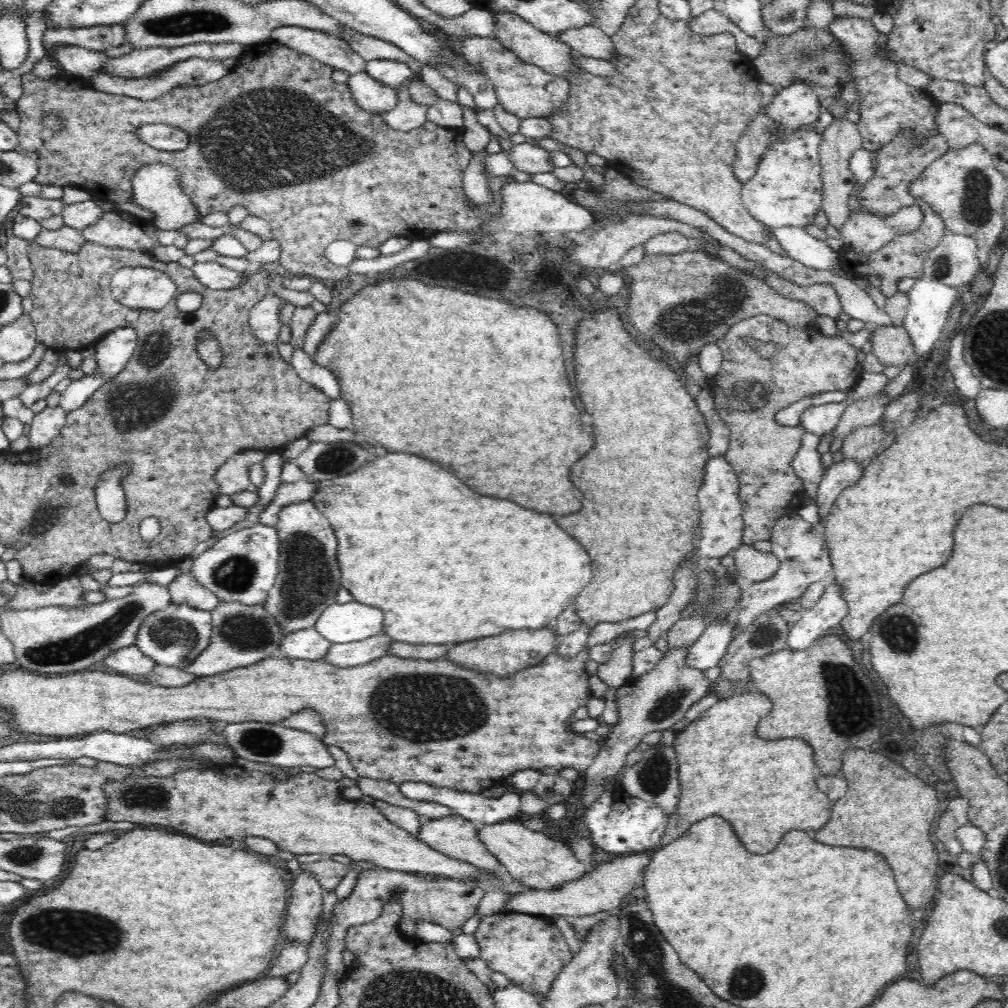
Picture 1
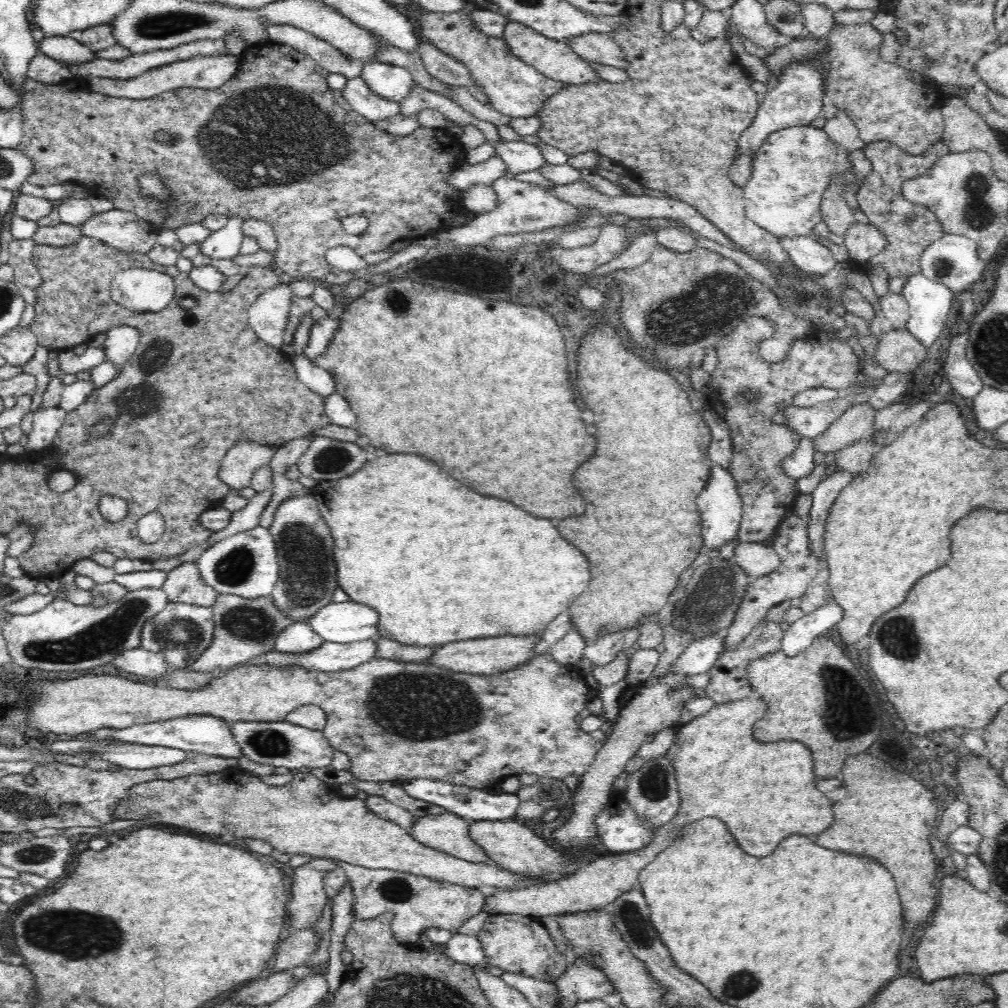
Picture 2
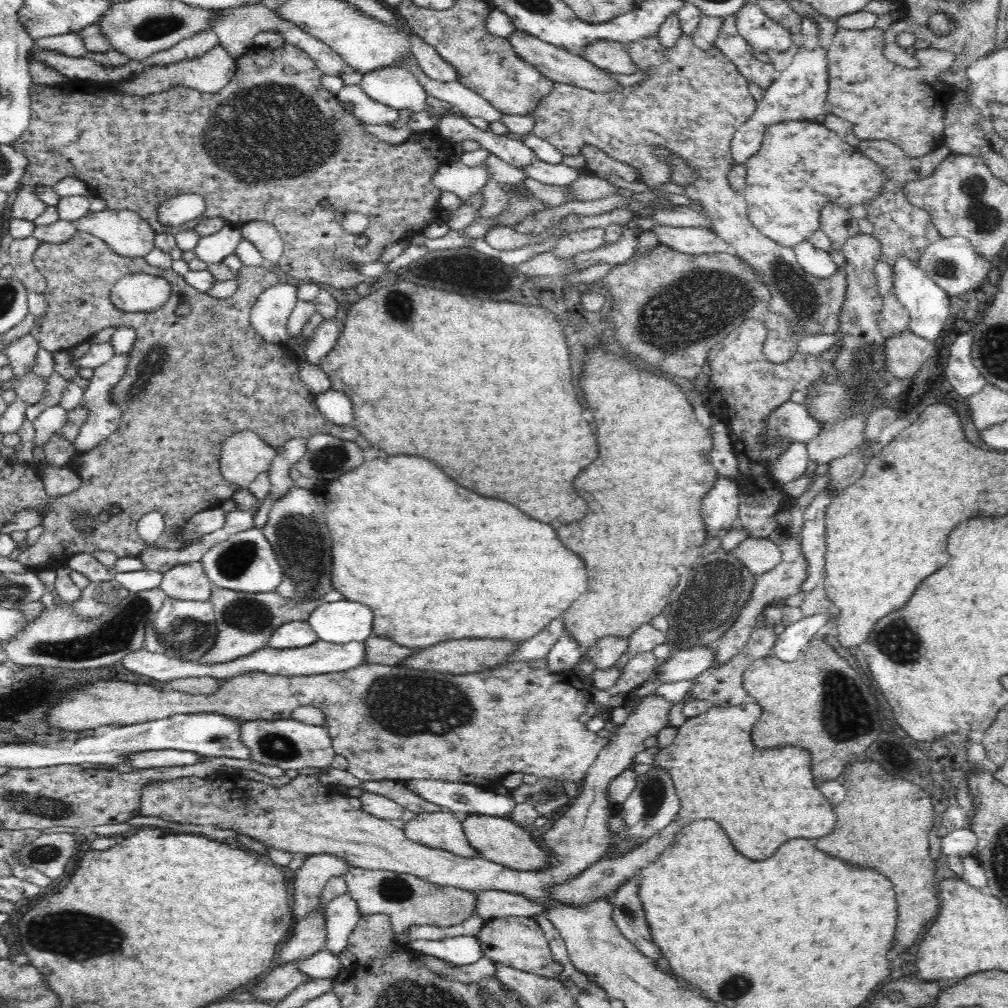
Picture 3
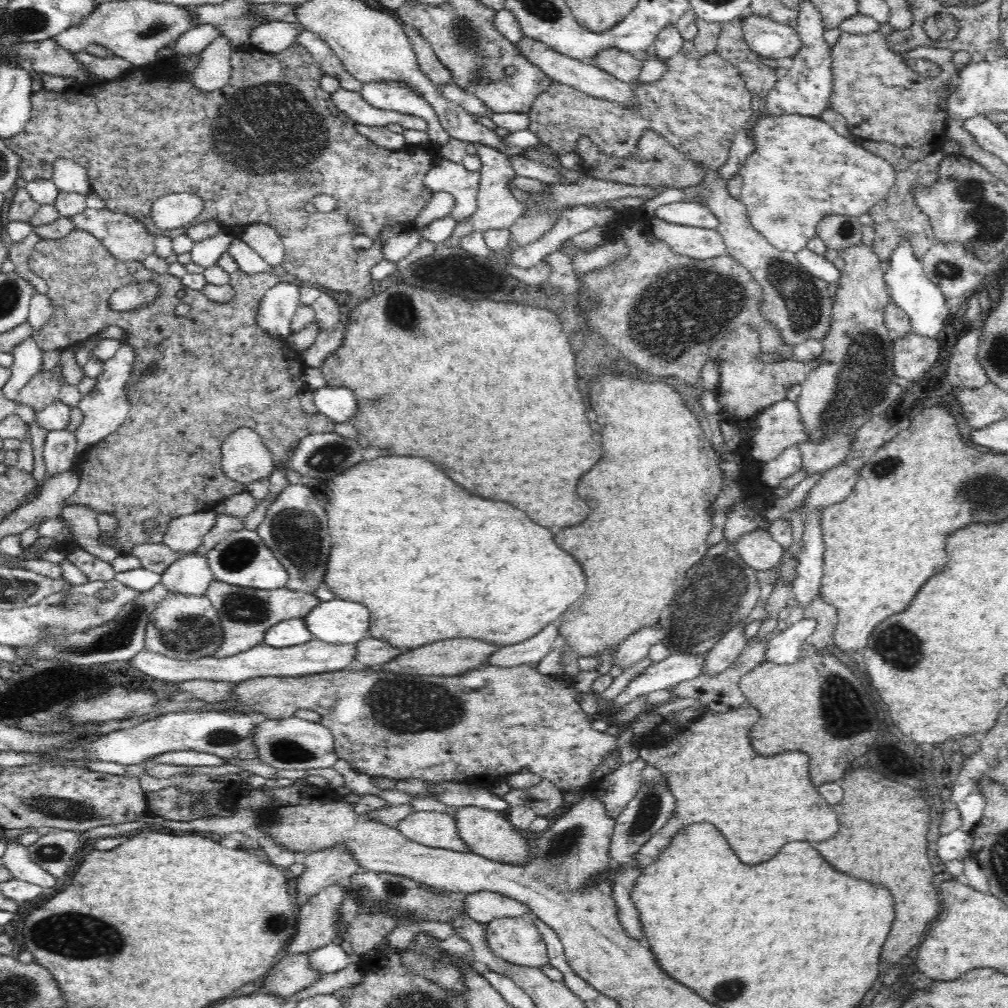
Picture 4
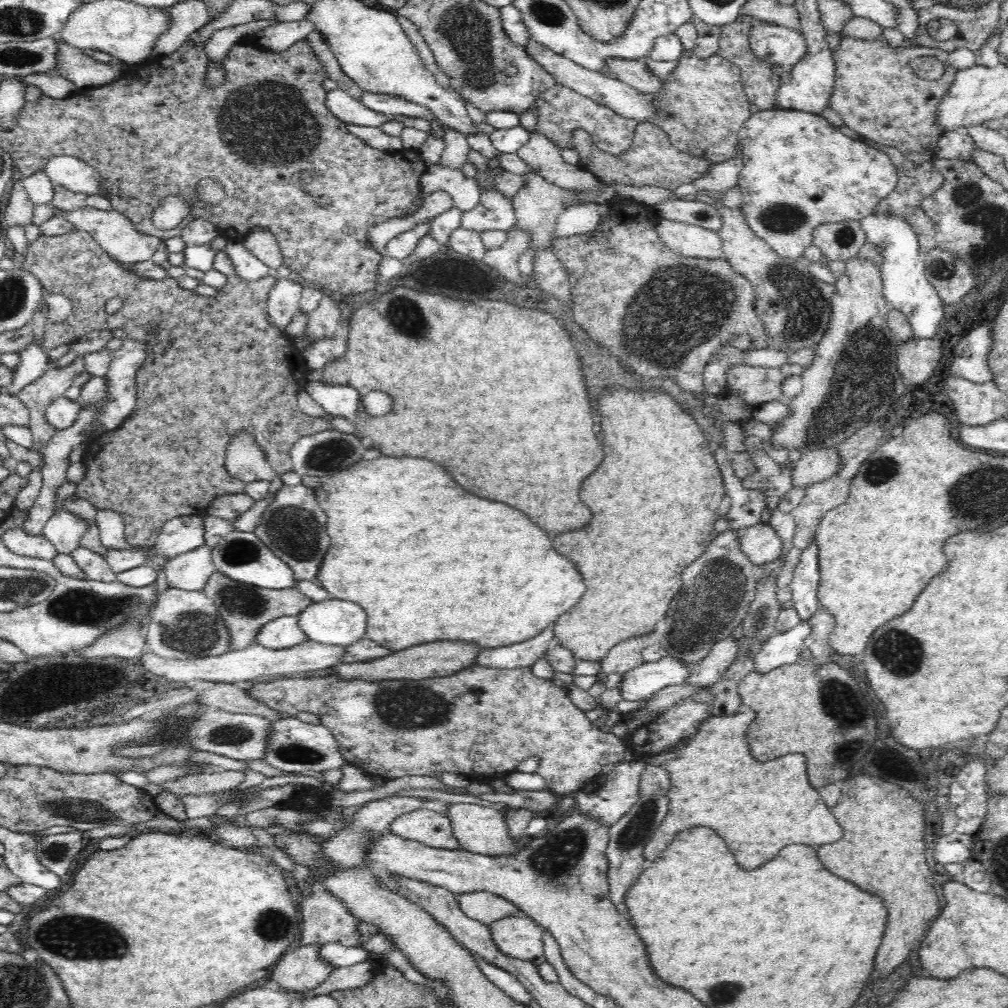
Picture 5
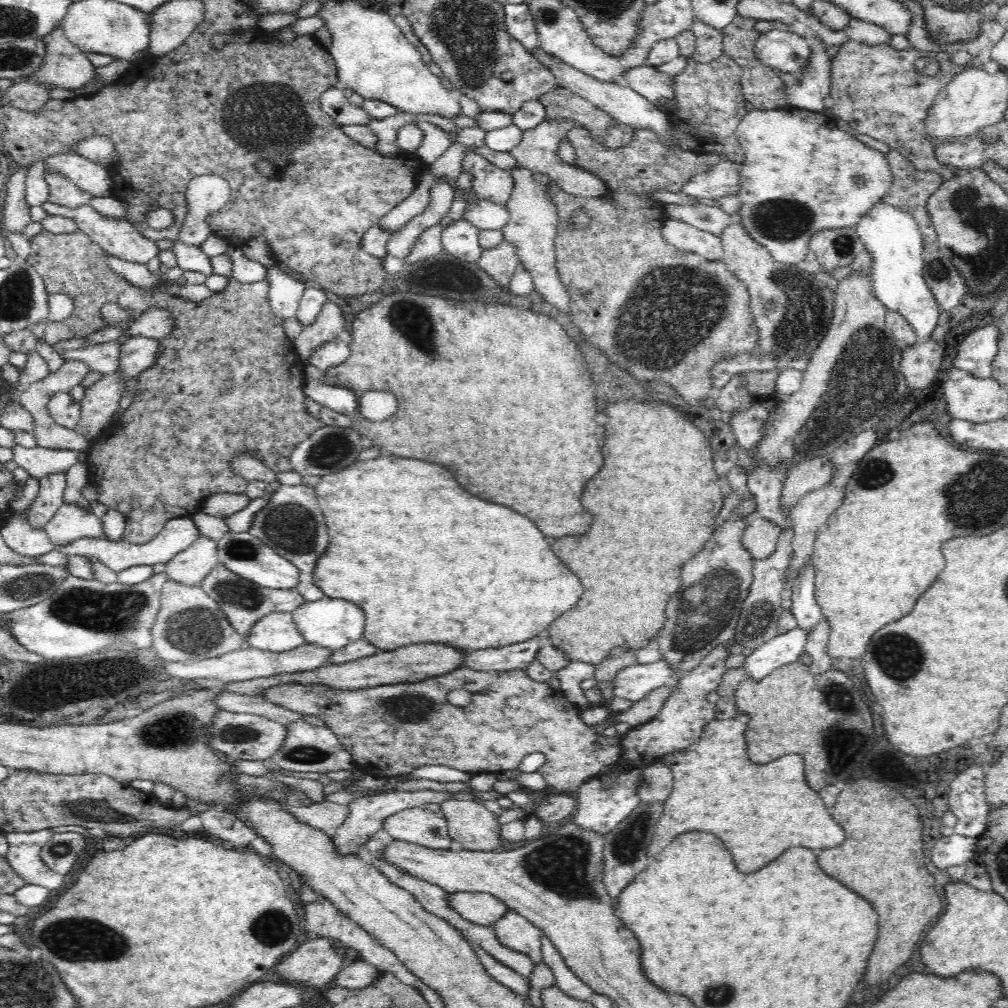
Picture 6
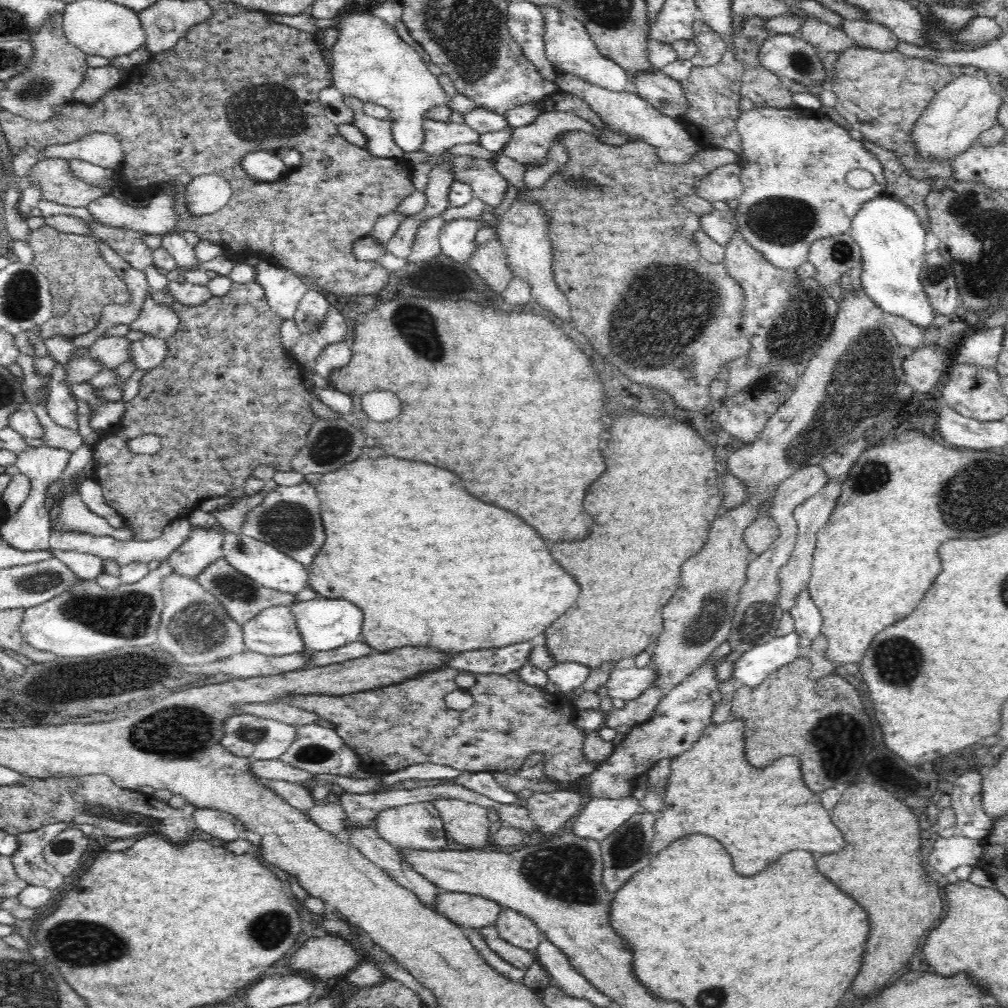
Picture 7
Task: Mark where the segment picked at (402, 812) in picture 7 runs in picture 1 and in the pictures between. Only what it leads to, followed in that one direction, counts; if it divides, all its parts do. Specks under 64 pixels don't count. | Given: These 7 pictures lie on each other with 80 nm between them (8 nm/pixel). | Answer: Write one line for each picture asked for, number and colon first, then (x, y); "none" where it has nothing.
1: (454, 836)
2: (448, 833)
3: (444, 830)
4: (436, 830)
5: (426, 827)
6: (418, 825)

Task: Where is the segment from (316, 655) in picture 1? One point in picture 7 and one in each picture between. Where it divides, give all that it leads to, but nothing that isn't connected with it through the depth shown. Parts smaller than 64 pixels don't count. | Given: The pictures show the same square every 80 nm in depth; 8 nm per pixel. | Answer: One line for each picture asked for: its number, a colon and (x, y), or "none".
2: (299, 637)
3: (295, 634)
4: (288, 633)
5: (284, 632)
6: (276, 632)
7: (273, 632)

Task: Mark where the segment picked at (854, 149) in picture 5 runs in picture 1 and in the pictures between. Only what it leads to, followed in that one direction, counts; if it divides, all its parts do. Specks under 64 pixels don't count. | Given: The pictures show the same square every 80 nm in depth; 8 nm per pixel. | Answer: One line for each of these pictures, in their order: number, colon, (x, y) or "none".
1: (786, 190)
2: (791, 170)
3: (802, 166)
4: (802, 170)

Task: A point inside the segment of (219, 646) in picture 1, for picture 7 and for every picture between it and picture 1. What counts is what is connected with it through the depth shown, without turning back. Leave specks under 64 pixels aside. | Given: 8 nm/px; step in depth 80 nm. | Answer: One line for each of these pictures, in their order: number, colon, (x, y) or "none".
2: (245, 628)
3: (245, 621)
4: (246, 614)
5: (245, 608)
6: (243, 602)
7: (243, 599)

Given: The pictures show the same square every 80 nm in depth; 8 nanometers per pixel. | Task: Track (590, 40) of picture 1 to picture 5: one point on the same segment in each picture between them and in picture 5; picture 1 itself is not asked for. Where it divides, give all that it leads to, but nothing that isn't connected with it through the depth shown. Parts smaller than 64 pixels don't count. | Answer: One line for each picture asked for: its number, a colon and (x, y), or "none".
2: (594, 47)
3: (613, 57)
4: (624, 66)
5: (635, 73)

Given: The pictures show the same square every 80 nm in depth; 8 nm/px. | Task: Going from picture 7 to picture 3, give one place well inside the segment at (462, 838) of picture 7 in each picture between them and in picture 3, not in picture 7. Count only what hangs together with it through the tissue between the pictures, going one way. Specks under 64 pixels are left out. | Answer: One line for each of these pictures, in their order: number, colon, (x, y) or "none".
3: (502, 841)
4: (485, 833)
5: (480, 829)
6: (469, 823)

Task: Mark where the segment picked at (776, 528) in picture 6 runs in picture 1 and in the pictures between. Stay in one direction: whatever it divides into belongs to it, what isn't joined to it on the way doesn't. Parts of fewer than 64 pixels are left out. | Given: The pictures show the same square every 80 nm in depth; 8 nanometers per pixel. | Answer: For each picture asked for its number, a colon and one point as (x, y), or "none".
1: (753, 564)
2: (757, 559)
3: (759, 554)
4: (758, 549)
5: (760, 543)

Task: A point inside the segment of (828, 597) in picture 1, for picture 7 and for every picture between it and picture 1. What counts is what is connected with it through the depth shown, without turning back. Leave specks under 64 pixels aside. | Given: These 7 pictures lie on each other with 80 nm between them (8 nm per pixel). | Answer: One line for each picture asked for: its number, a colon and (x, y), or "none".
2: (799, 635)
3: (794, 639)
4: (787, 647)
5: (783, 648)
6: (783, 649)
7: (751, 668)

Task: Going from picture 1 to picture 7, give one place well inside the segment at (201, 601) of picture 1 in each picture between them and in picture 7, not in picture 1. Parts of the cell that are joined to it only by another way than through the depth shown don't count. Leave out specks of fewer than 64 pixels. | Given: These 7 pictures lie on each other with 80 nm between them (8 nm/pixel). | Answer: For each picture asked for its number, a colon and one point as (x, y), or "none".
2: (183, 584)
3: (189, 581)
4: (190, 574)
5: (189, 571)
6: (189, 567)
7: (203, 546)

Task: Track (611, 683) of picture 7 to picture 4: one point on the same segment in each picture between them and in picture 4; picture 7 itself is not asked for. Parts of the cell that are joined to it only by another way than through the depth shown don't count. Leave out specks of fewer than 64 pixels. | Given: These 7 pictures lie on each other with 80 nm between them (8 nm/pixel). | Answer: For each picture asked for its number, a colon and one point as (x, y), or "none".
4: (676, 668)
5: (639, 683)
6: (634, 682)

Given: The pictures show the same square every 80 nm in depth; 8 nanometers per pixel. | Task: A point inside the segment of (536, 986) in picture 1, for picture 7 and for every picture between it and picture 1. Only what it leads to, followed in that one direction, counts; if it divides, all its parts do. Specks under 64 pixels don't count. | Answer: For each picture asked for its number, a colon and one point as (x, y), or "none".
2: (520, 944)
3: (518, 942)
4: (517, 940)
5: (519, 936)
6: (514, 931)
7: (519, 930)

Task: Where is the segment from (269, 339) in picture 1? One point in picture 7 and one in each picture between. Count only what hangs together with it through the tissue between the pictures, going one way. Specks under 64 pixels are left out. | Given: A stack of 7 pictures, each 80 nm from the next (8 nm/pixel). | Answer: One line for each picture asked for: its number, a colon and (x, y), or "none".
2: (268, 316)
3: (270, 315)
4: (279, 304)
5: (283, 301)
6: (285, 292)
7: (284, 289)

